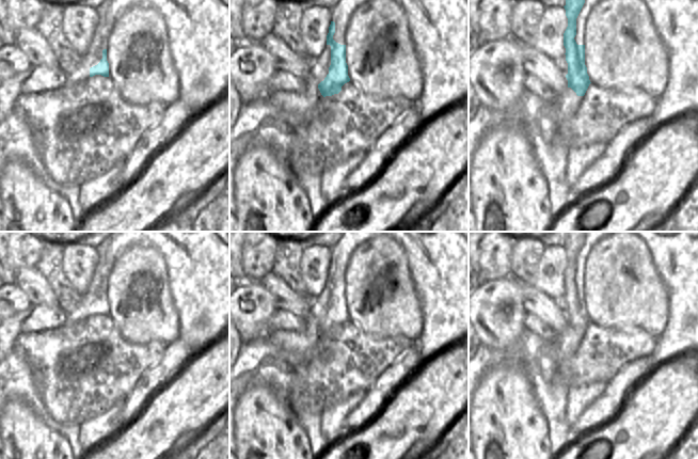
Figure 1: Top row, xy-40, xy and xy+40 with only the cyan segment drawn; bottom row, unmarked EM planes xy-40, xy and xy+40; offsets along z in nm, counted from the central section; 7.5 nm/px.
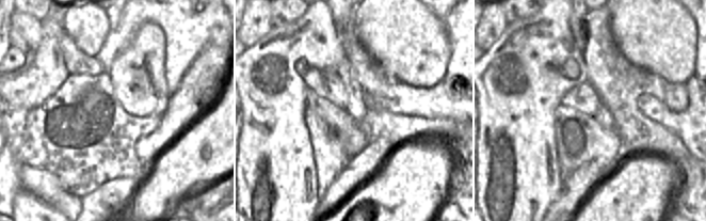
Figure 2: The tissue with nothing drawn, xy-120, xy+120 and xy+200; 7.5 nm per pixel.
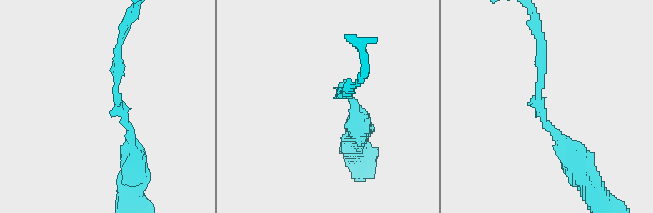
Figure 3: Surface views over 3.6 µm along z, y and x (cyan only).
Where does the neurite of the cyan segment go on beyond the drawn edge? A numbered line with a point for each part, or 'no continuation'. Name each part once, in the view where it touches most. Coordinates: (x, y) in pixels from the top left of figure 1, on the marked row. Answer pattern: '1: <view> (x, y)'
no continuation

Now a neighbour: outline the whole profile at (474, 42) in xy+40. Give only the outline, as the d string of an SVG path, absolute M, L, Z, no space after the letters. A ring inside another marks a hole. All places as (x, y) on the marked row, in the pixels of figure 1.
M469 22L469 56L478 49L481 44L482 43L480 42L478 34L472 29Z

